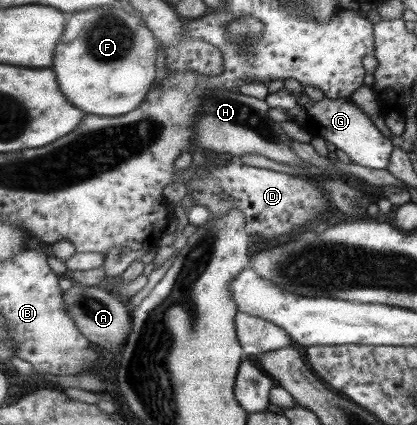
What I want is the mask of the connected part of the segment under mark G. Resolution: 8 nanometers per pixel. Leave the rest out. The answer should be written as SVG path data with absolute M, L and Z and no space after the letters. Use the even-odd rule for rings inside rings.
M282 88L265 97L267 103L276 109L282 109L290 120L300 125L304 131L308 131L313 137L324 137L325 141L333 143L337 149L341 149L348 155L352 163L358 163L362 167L370 169L386 169L388 159L391 159L392 142L386 139L378 127L356 107L348 98L330 99L326 96L320 101L313 101L306 94L296 96L288 89Z

